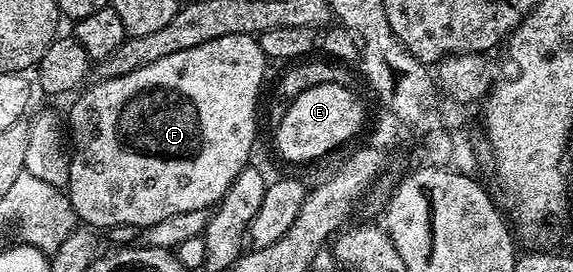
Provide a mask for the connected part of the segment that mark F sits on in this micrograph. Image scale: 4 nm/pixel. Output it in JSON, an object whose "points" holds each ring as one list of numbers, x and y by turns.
{"points":[[230,35,217,37,217,41,209,41,193,49,181,49,181,53,169,53,169,57,153,61,153,65,145,65,145,69,133,69,133,73,125,73,125,77,92,82,92,87,88,86,80,94,78,101,69,108,71,135,69,131,65,194,71,200,78,218,95,229,110,229,121,225,144,228,151,227,157,221,165,221,165,217,173,217,173,213,189,213,202,207,214,208,229,189,229,185,233,185,236,177,252,162,251,150,255,147,255,106,259,103,259,90,263,87,263,74,266,73,267,66,269,60,259,48,258,38,249,35]]}

